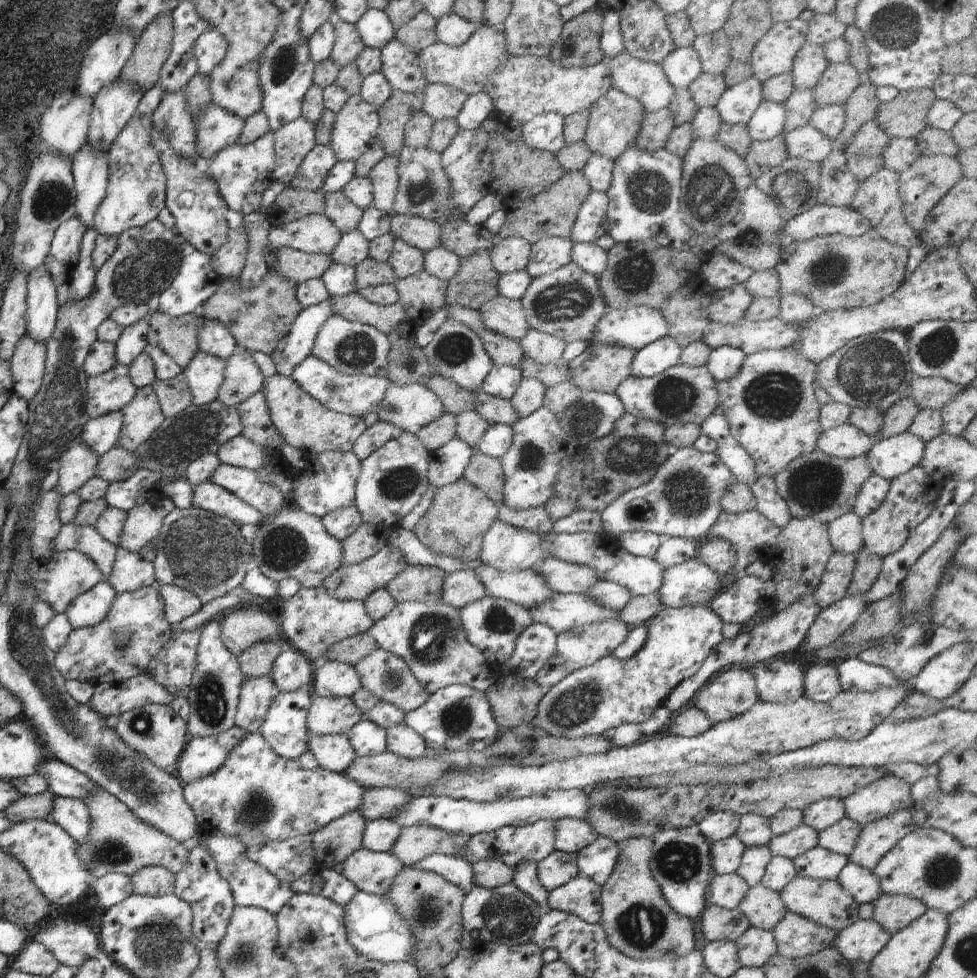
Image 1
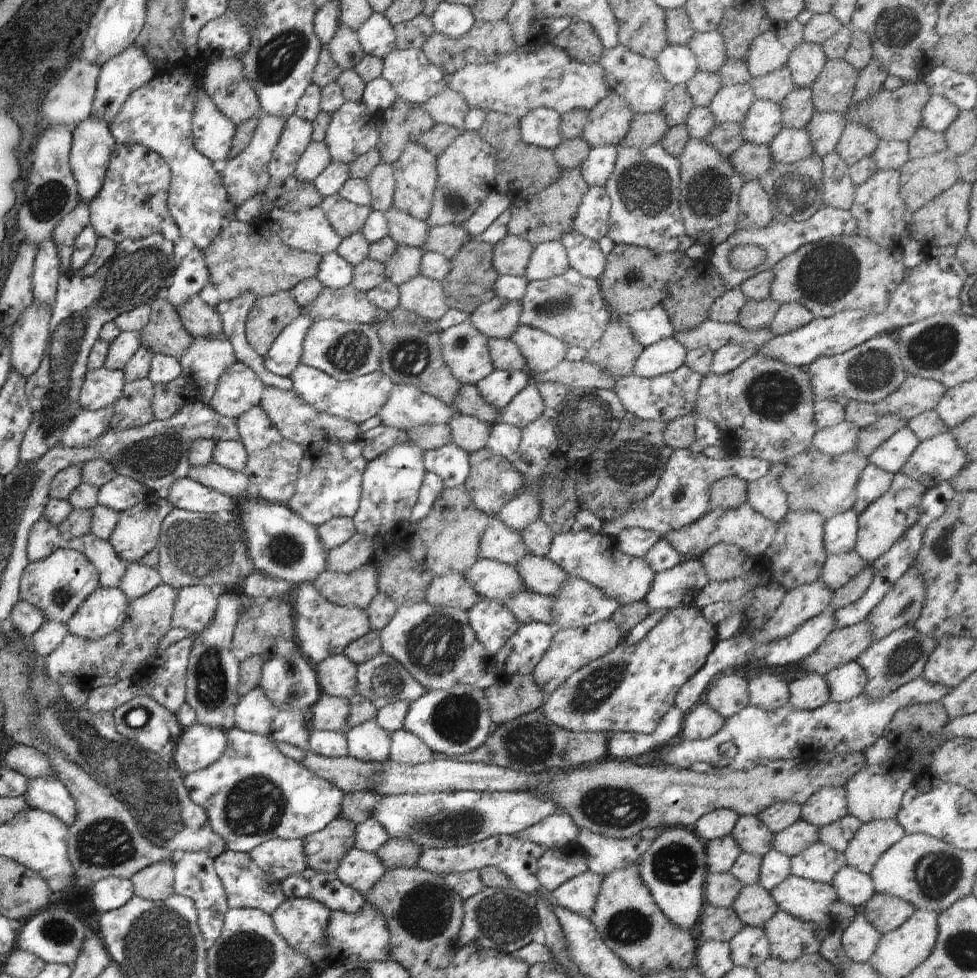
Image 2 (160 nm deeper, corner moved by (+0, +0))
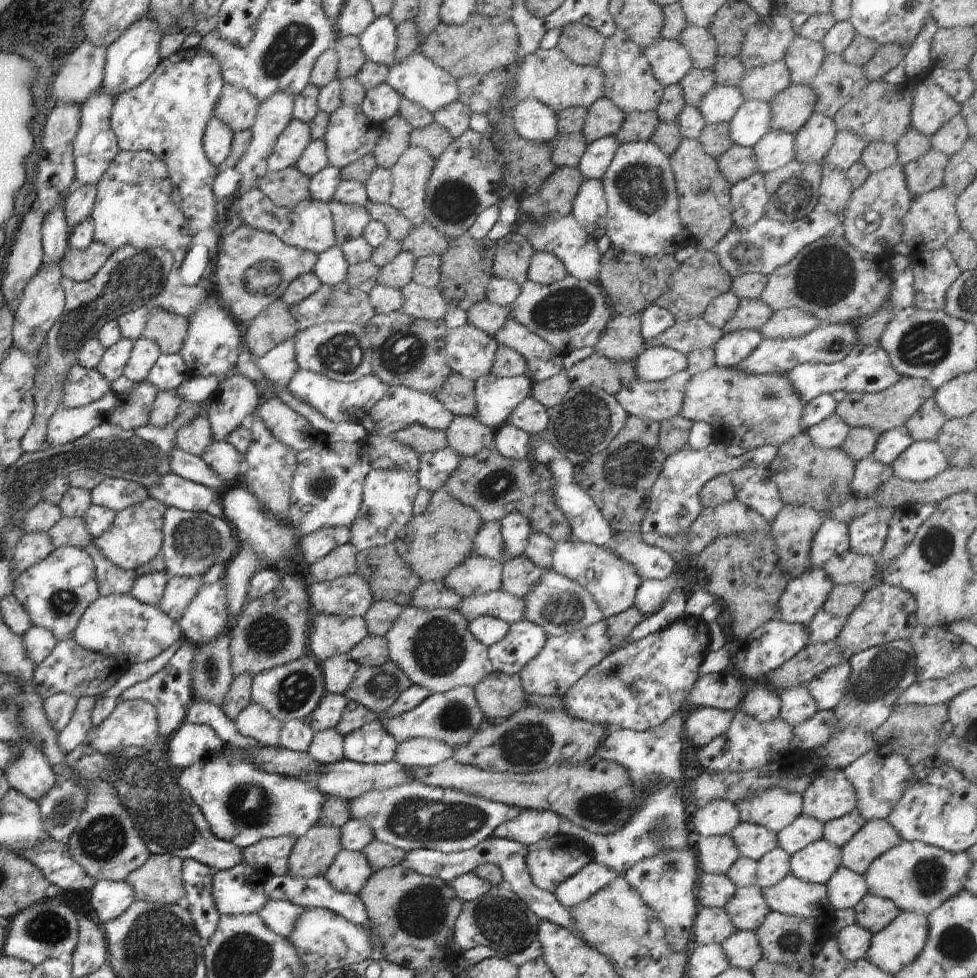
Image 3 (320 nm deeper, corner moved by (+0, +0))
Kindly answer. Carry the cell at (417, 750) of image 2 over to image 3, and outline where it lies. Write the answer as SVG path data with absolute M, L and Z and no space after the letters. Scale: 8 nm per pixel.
M414 737L397 743L394 761L403 767L431 767L453 758L453 749L441 740Z

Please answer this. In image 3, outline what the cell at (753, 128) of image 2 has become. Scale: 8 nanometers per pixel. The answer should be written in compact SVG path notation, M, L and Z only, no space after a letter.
M745 100L729 122L729 135L733 144L752 148L770 132L770 111L766 101Z

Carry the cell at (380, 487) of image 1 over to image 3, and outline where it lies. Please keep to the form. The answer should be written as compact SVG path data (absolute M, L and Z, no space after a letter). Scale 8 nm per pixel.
M404 468L372 469L363 484L362 502L357 519L349 526L350 544L357 551L367 551L372 546L385 546L393 542L395 535L412 520L413 502L421 489L416 473Z

